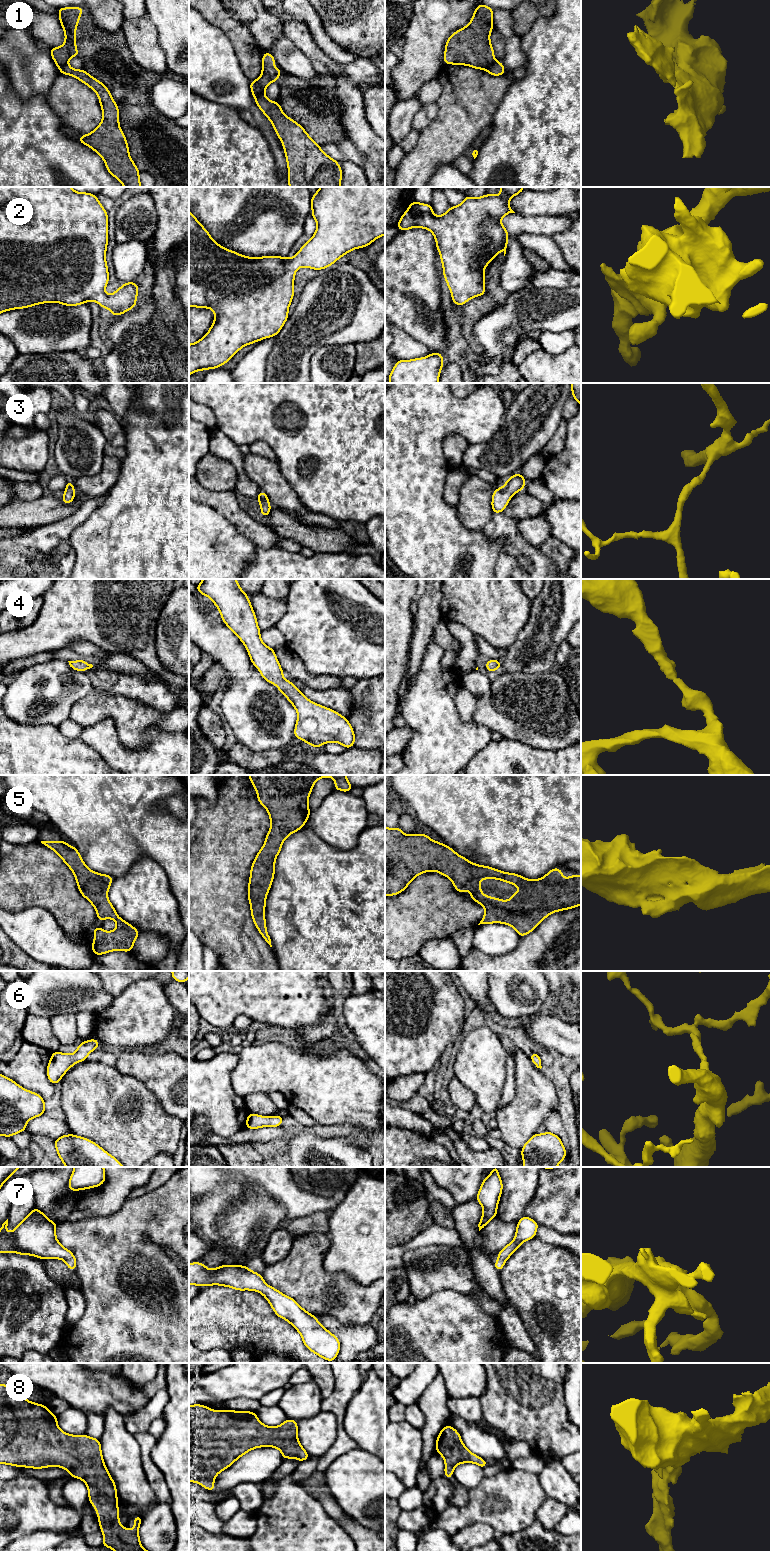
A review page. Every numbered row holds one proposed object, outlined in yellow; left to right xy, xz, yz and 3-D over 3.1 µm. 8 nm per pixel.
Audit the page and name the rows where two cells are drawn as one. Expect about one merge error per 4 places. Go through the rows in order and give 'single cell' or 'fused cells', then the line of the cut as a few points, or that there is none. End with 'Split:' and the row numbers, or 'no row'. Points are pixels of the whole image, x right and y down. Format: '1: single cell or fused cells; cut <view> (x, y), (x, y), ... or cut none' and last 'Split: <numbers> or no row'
1: fused cells; cut yz (494, 60), (485, 69)
2: single cell; cut none
3: single cell; cut none
4: single cell; cut none
5: single cell; cut none
6: single cell; cut none
7: single cell; cut none
8: single cell; cut none
Split: 1

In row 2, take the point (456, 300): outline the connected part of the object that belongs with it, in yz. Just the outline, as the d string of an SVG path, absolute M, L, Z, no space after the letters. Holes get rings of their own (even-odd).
M499 187L500 195L486 194L482 197L466 196L459 206L450 206L442 216L433 214L432 205L412 201L409 208L401 216L397 227L405 231L414 227L430 230L436 240L443 265L443 275L455 305L465 305L471 298L484 295L484 268L500 252L506 254L509 234L501 224L501 218L515 213L509 207L509 200L524 191L523 187Z

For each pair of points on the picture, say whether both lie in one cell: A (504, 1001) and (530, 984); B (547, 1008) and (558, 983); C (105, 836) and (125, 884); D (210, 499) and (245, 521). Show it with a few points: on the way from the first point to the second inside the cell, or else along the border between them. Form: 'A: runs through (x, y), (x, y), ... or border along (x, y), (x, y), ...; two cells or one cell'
A: runs through (510, 996), (518, 988), (524, 988); one cell
B: runs through (553, 1002), (558, 997), (558, 989); one cell
C: border along (137, 859), (124, 874), (114, 878); two cells
D: runs through (219, 500), (224, 502), (236, 514); one cell

